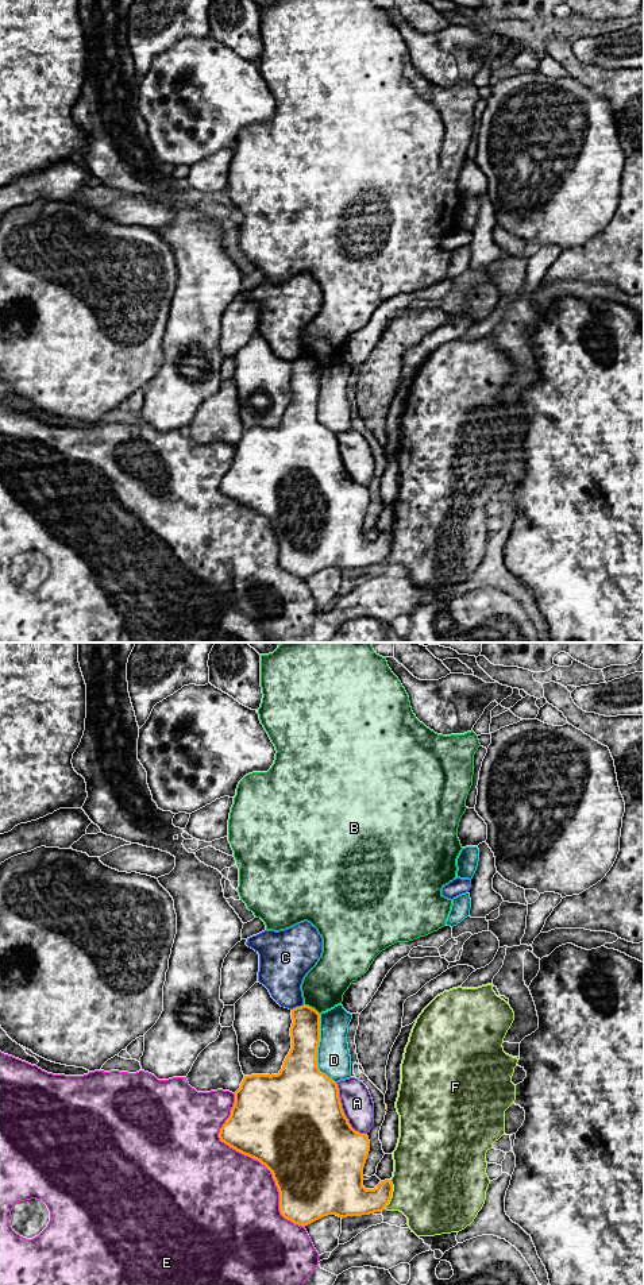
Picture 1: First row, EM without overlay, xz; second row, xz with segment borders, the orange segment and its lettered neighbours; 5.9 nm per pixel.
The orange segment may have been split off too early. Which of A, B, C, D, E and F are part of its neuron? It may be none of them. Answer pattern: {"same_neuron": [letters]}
{"same_neuron": []}

